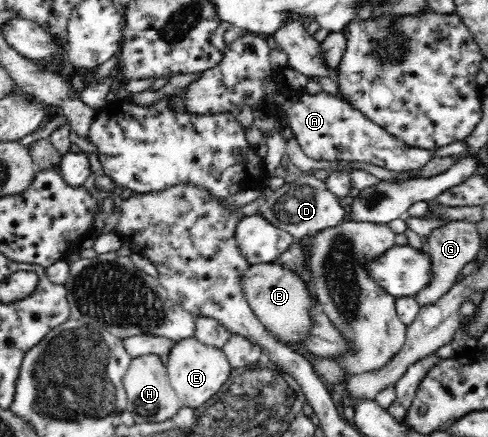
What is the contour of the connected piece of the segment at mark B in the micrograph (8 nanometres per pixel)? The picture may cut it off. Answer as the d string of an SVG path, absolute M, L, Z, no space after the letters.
M275 263L260 264L250 265L249 269L241 272L239 288L241 288L243 300L247 302L251 312L267 330L291 343L295 342L298 346L302 346L298 341L307 337L311 329L309 311L318 304L314 299L310 281L297 278L297 273L283 270Z

